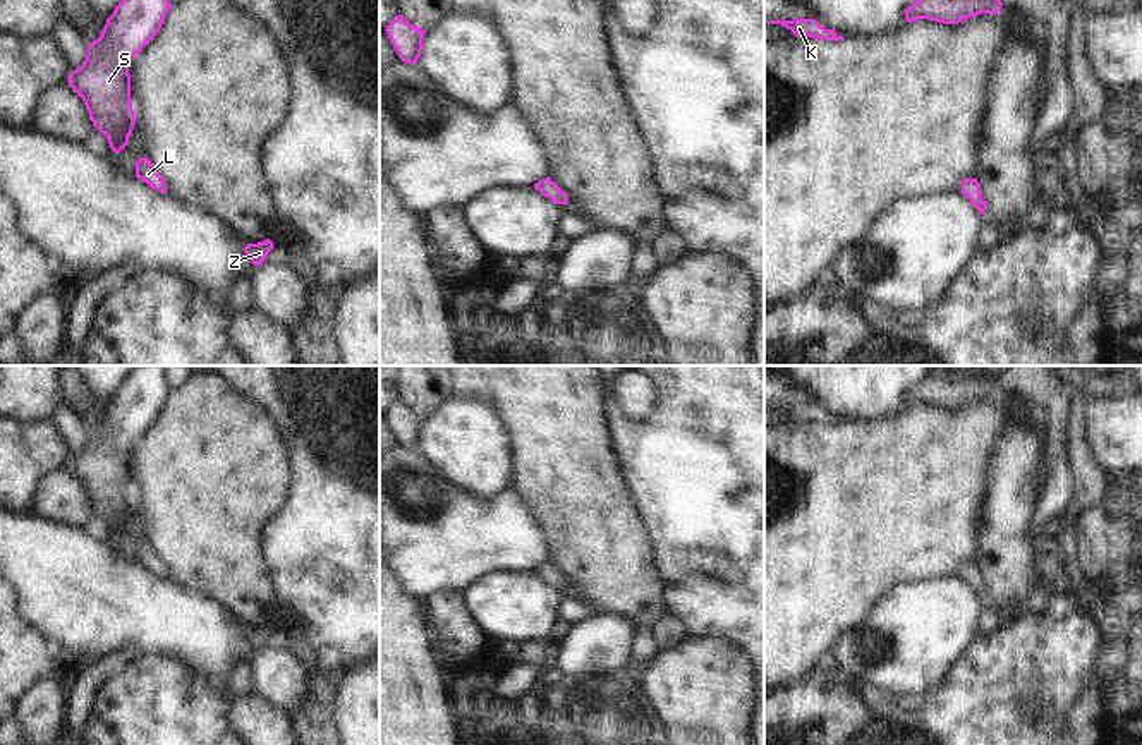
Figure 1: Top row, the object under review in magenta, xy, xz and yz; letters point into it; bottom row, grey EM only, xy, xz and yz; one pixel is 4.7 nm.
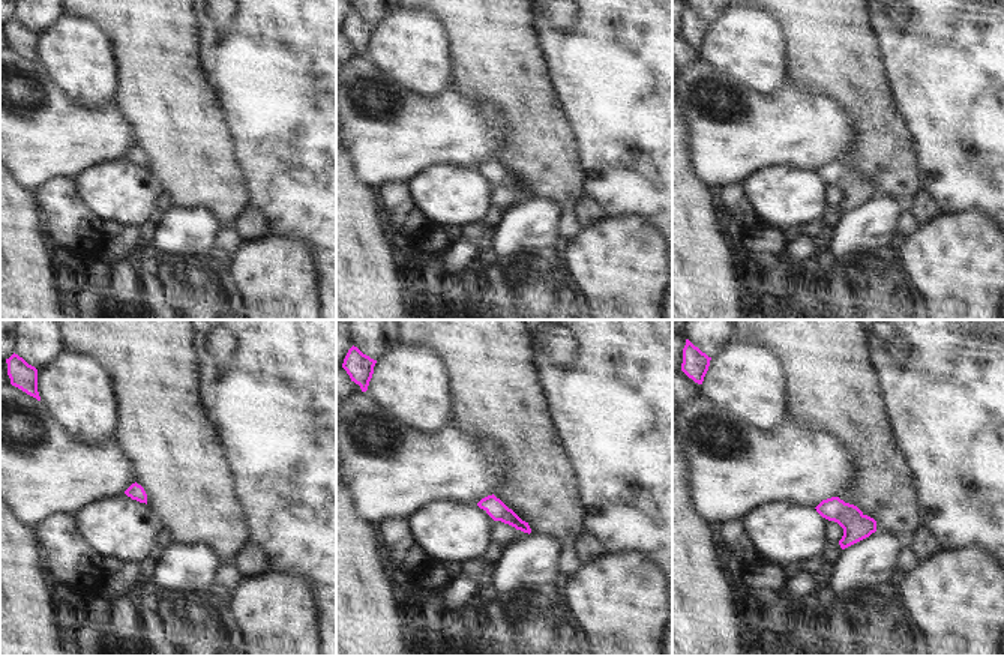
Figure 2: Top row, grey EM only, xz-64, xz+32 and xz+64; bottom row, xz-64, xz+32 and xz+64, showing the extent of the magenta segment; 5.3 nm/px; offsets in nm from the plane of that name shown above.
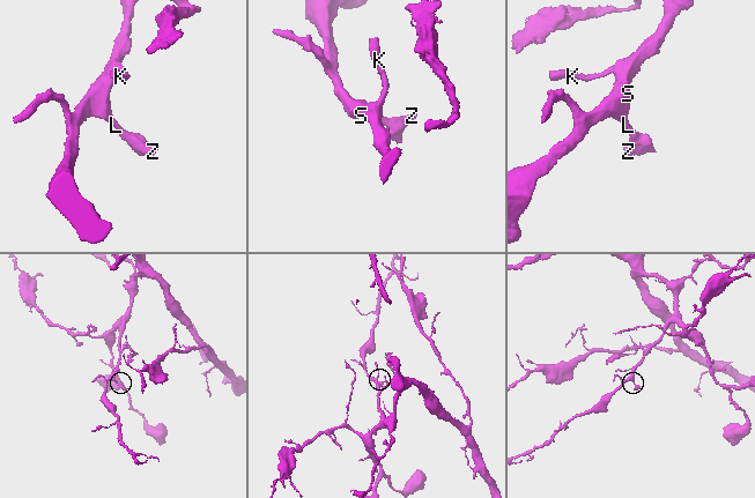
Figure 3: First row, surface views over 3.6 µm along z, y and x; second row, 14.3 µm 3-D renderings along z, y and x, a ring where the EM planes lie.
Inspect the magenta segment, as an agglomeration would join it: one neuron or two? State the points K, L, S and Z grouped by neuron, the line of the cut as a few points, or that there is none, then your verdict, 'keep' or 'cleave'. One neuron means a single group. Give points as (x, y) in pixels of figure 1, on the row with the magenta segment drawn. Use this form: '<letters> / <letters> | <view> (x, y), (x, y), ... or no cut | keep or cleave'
K L S Z | no cut | keep

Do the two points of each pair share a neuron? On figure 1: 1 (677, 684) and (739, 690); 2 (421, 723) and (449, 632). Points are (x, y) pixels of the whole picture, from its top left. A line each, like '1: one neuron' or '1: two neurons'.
1: one neuron
2: two neurons

